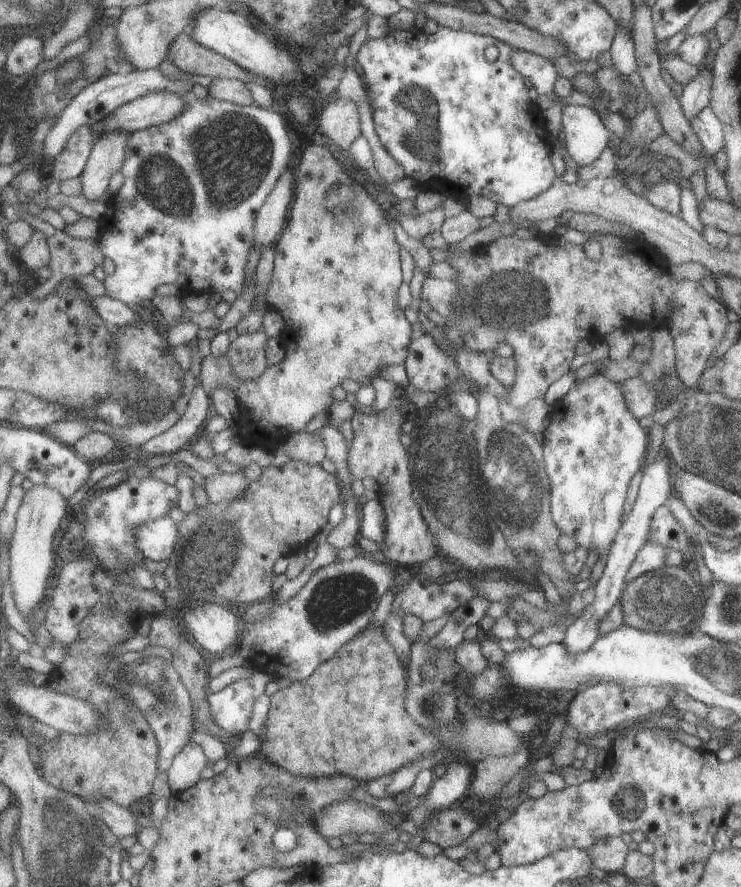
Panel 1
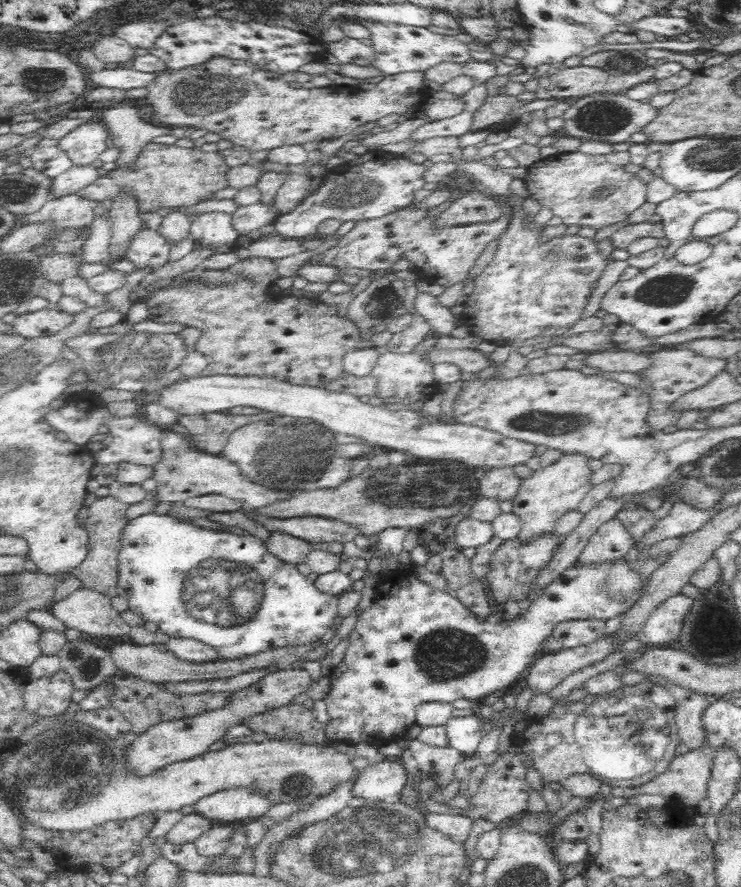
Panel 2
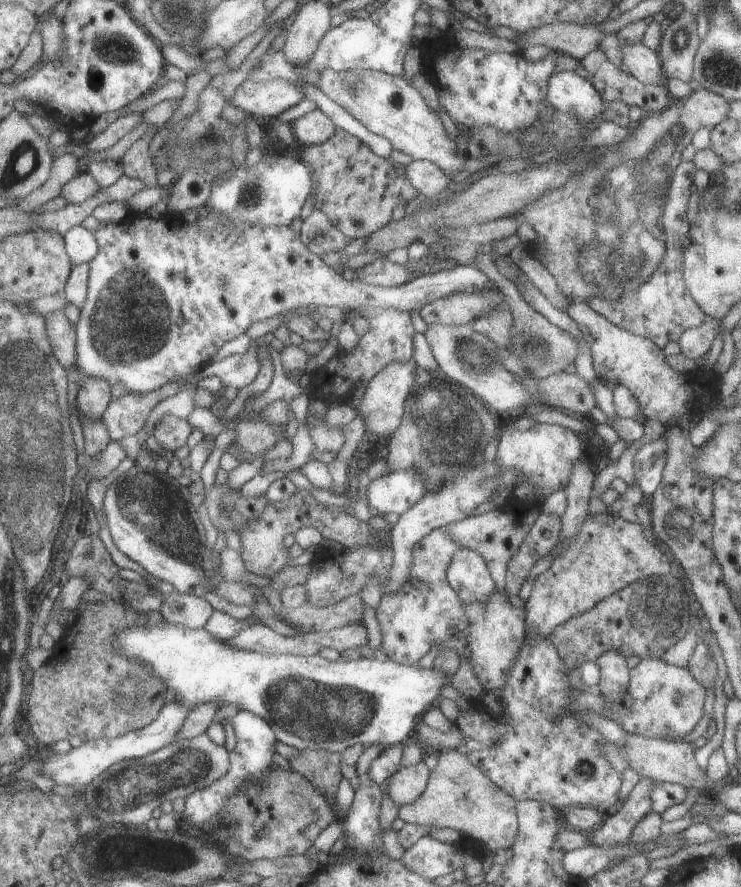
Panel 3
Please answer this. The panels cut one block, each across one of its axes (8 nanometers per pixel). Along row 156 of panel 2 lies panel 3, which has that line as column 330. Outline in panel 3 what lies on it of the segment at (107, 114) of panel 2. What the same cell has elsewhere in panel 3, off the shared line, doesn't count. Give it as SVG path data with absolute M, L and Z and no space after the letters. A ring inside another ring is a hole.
M320 109L312 110L290 123L296 142L302 147L320 144L335 133L334 121Z

